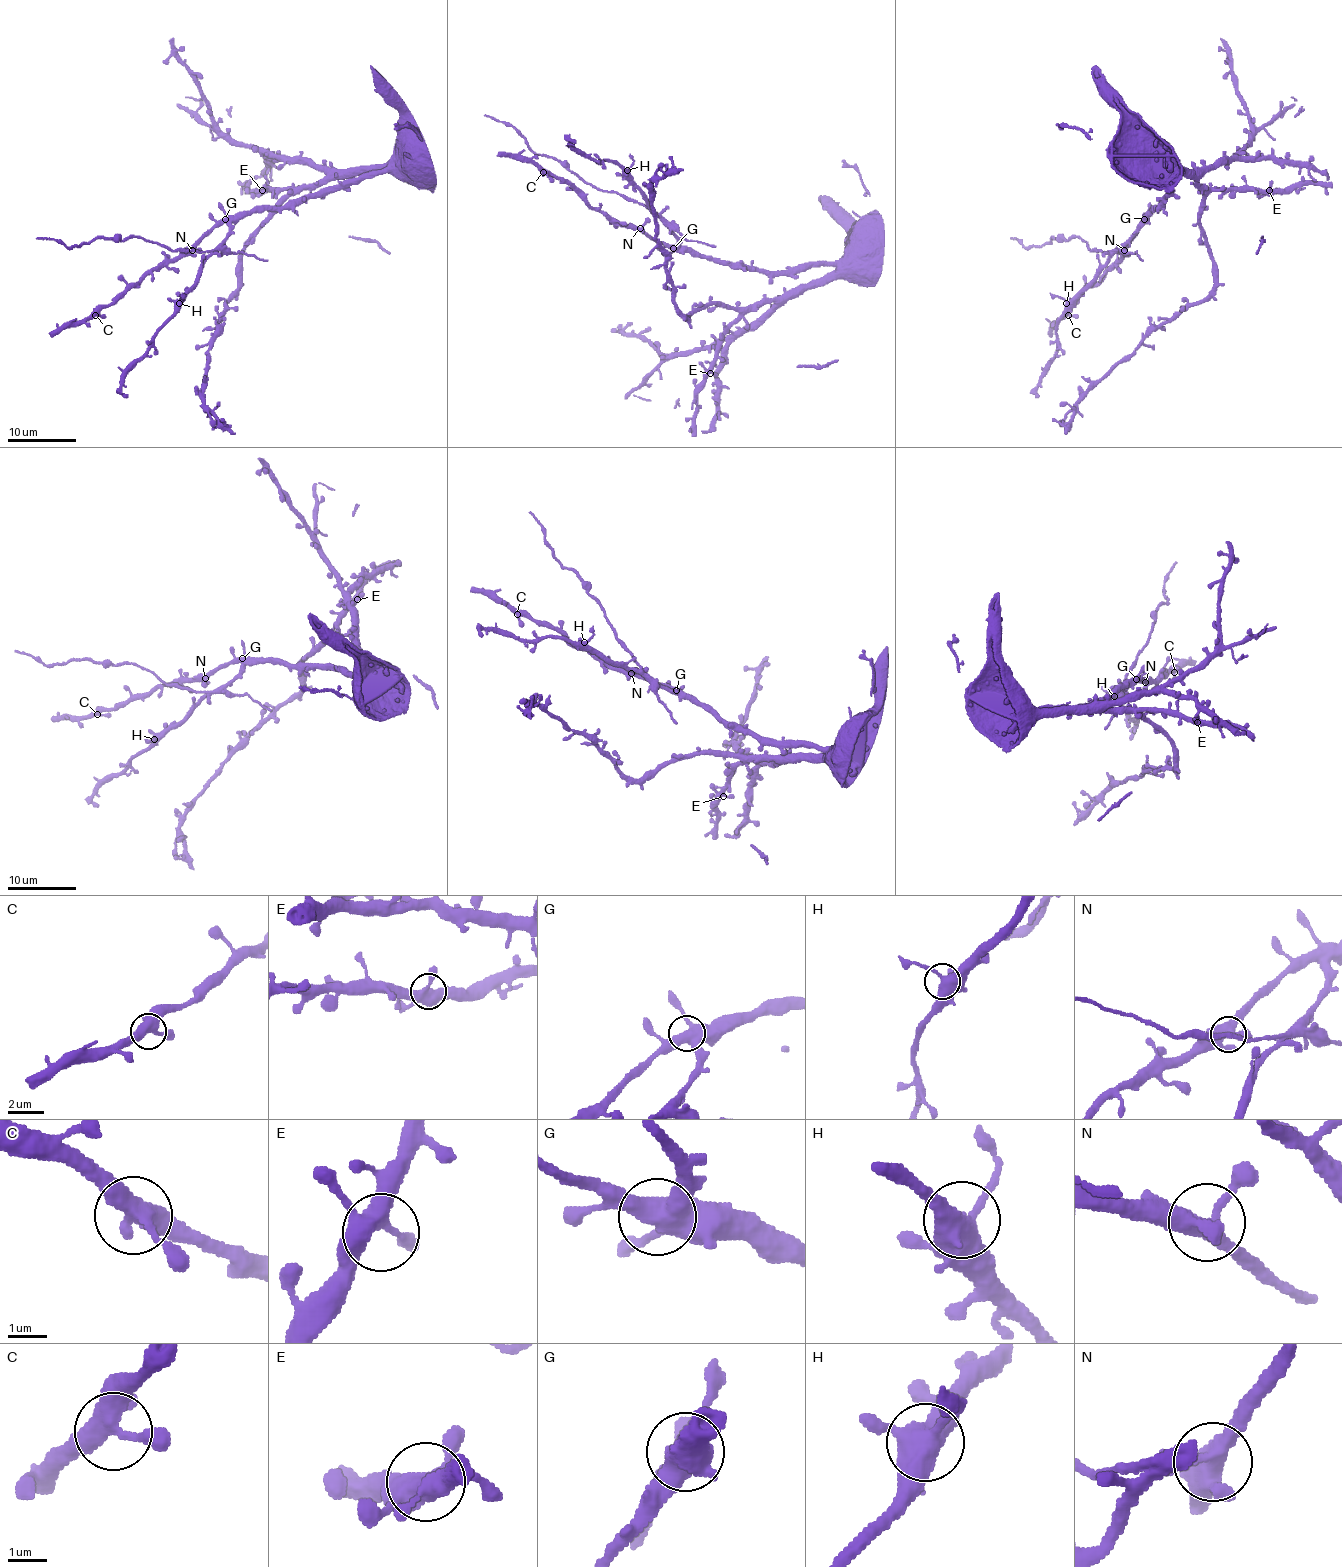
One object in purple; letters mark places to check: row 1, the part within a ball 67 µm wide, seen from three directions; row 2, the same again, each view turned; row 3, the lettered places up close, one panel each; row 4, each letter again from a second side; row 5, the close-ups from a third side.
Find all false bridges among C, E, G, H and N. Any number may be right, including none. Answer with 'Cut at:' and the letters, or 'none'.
Cut at: none

